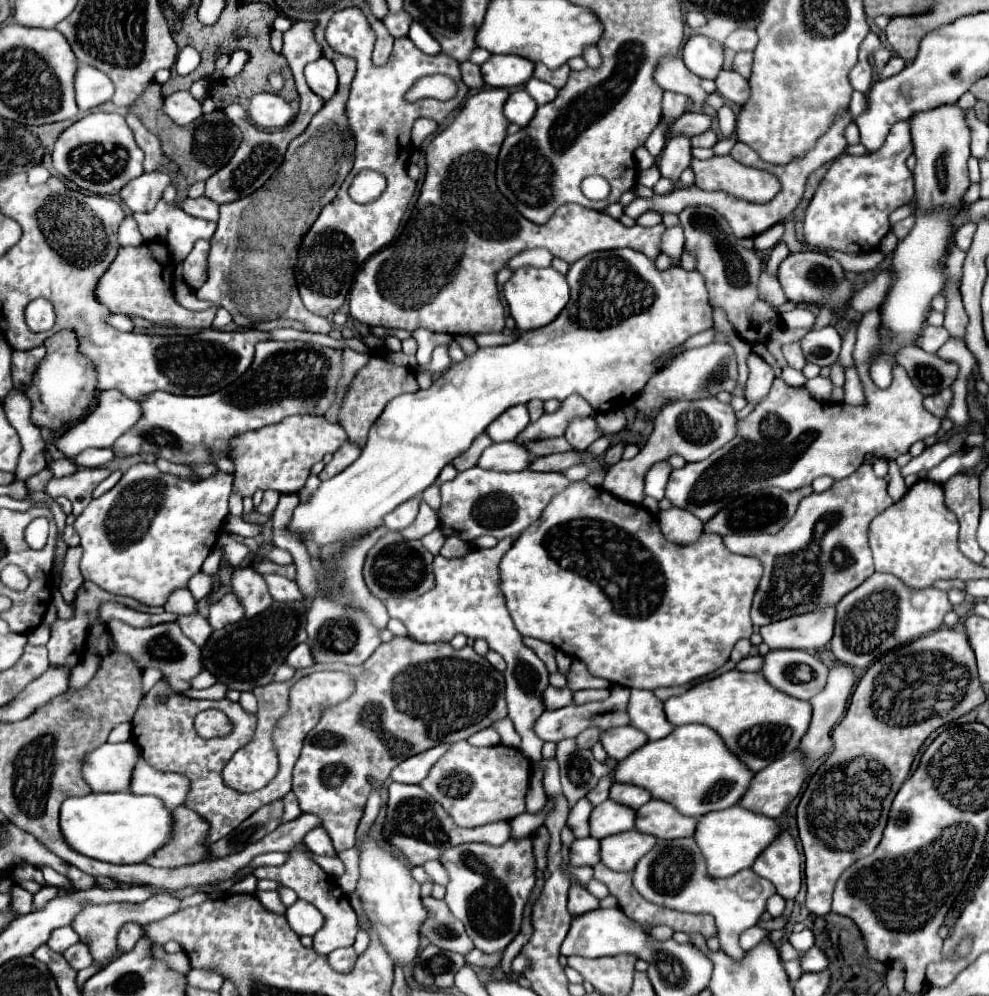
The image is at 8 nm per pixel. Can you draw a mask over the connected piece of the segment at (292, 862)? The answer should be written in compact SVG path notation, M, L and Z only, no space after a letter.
M297 847L297 849L291 851L291 857L283 865L279 865L279 867L257 867L253 871L253 875L257 879L273 879L281 885L291 887L297 893L299 899L315 905L323 913L325 923L313 937L313 949L317 953L329 955L331 951L335 951L339 947L351 947L359 927L357 927L357 915L355 915L355 911L349 903L349 897L339 889L339 885L335 883L333 877L329 877L311 857L307 857L301 851L303 851L303 847Z

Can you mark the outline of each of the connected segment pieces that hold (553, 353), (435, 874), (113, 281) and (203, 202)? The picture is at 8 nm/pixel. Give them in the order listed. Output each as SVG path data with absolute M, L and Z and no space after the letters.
M635 249L589 253L569 267L567 281L571 287L571 301L553 323L541 329L525 331L509 345L483 347L463 363L453 363L433 381L429 389L393 399L393 403L385 407L381 417L371 427L369 441L359 459L333 479L323 481L307 501L301 501L287 523L287 531L297 535L301 541L311 537L319 547L337 541L355 543L369 531L383 527L383 515L433 485L439 471L465 453L473 439L509 407L529 403L531 399L563 401L577 393L587 399L597 413L619 411L645 387L649 377L655 373L653 363L659 355L685 343L691 335L713 327L709 295L705 291L705 279L701 279L699 271L685 271L683 267L659 271L653 259Z
M429 861L429 863L423 865L423 869L425 869L425 873L427 873L435 883L439 883L439 885L445 885L445 883L447 883L447 873L443 871L443 865L441 865L439 861Z
M147 241L141 247L121 247L109 271L97 283L97 301L111 313L137 315L155 323L175 323L177 327L211 327L217 307L207 311L183 311L173 297L173 259L167 257L169 249L163 241Z
M197 197L197 199L185 199L181 203L181 207L193 215L193 217L201 217L207 221L217 221L219 219L219 205L213 203L207 197Z

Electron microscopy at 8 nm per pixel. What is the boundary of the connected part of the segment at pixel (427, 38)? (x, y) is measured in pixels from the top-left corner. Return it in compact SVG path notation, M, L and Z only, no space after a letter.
M413 21L411 29L409 29L409 39L427 55L439 55L441 53L441 45L429 35L429 31L425 31L425 27L417 21Z

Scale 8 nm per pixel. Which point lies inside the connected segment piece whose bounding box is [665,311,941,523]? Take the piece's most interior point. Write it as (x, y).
(789, 439)

